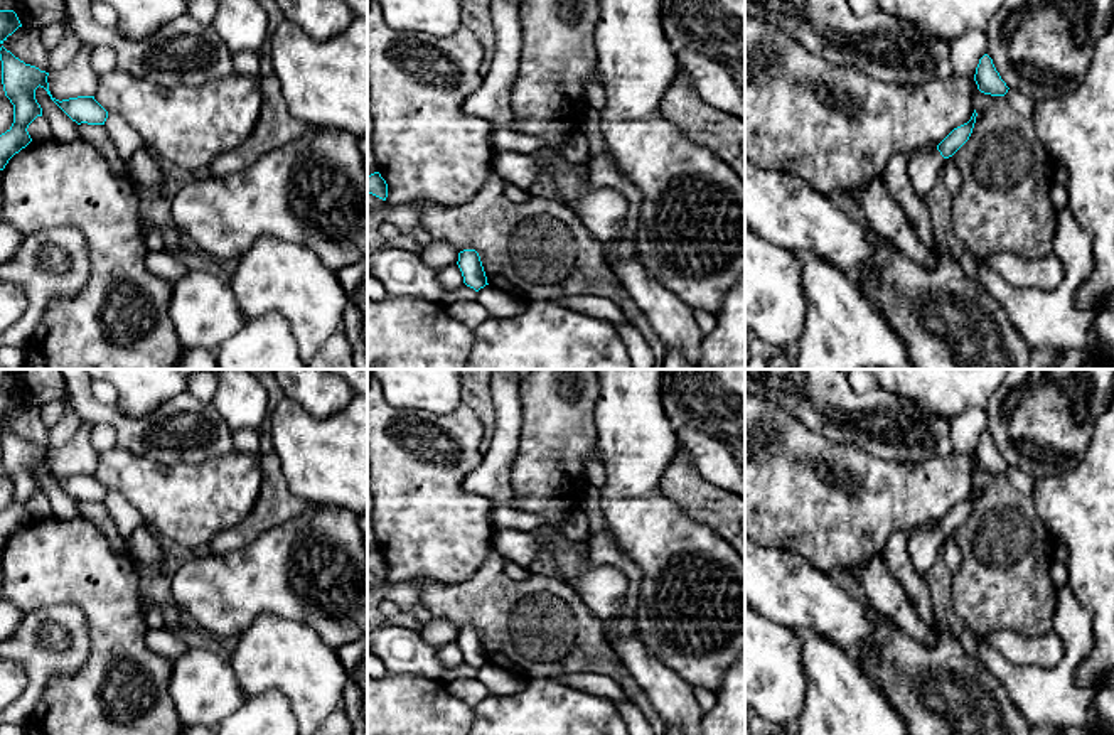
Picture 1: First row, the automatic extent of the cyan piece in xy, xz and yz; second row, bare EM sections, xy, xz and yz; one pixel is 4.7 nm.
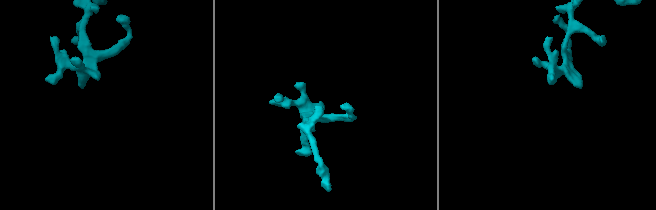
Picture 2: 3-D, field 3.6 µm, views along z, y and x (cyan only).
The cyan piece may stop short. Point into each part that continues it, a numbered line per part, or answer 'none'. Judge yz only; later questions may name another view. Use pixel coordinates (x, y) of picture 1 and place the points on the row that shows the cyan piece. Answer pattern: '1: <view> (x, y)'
1: yz (924, 167)

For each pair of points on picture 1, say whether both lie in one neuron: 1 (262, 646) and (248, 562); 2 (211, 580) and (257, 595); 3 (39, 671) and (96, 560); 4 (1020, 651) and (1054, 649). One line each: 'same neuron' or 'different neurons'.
1: different neurons
2: same neuron
3: different neurons
4: same neuron

